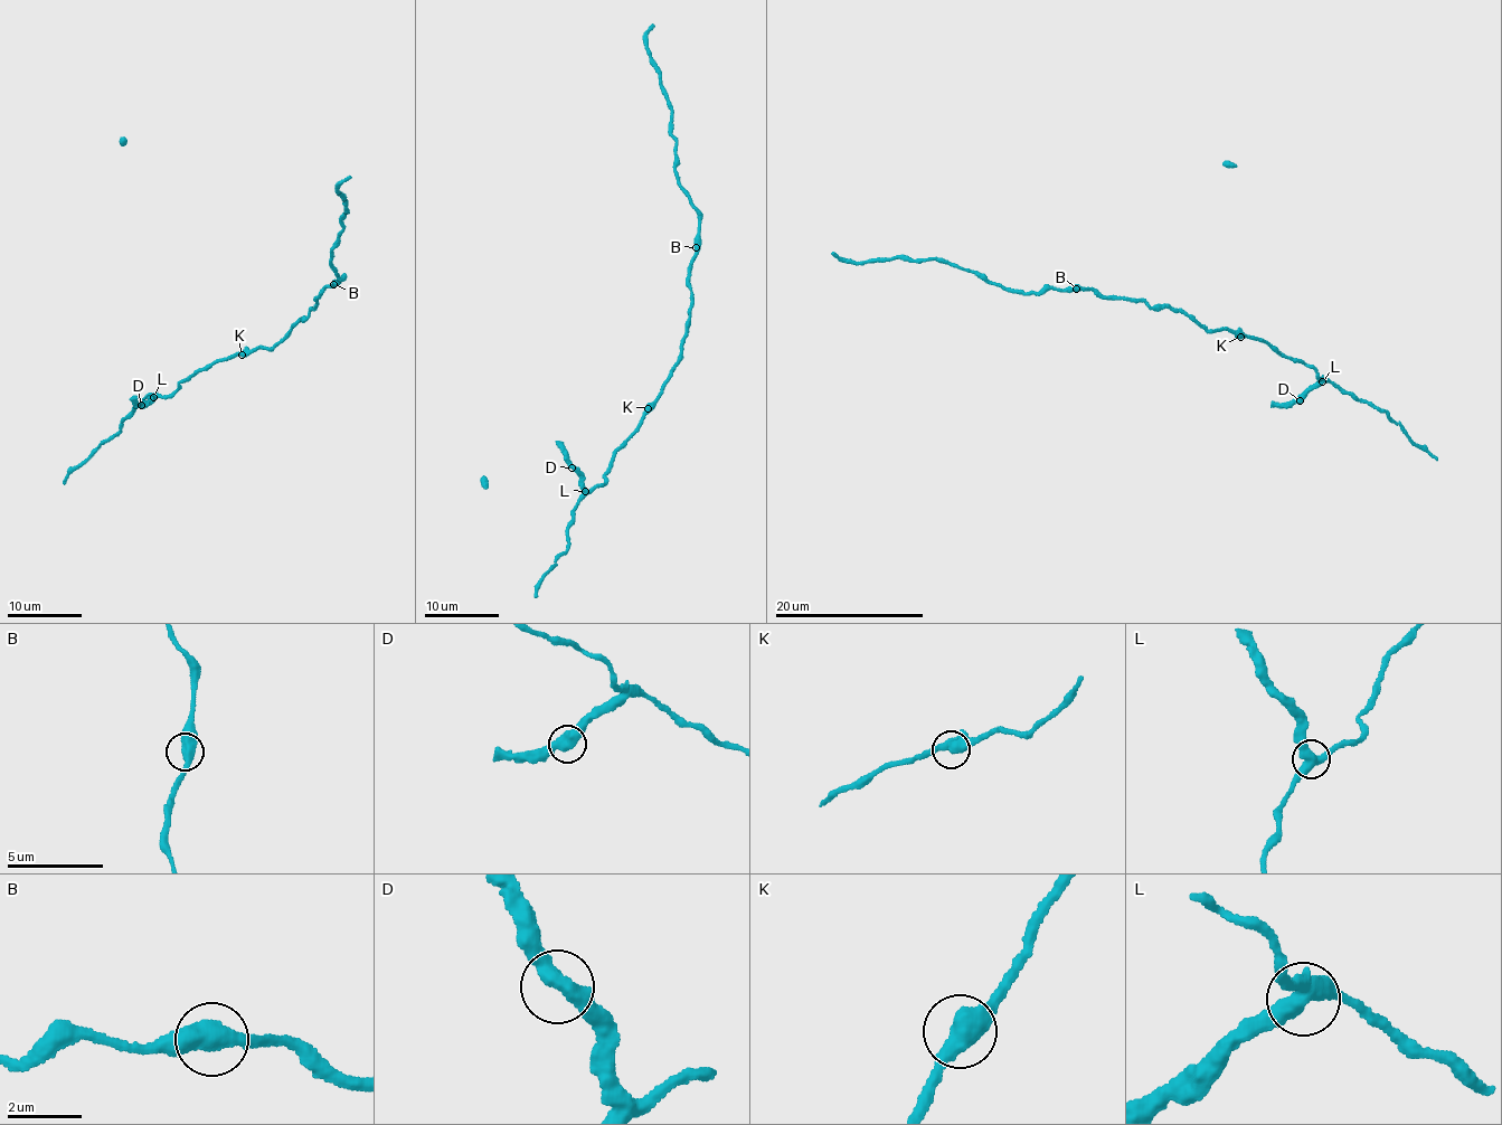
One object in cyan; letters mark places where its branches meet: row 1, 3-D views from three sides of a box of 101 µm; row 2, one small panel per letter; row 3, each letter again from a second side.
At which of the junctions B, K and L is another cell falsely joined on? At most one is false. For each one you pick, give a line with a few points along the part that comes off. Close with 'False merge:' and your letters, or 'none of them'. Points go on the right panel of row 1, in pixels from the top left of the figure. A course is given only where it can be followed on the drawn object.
L: (1321, 383), (1313, 384), (1292, 403), (1271, 407)
False merge: L

